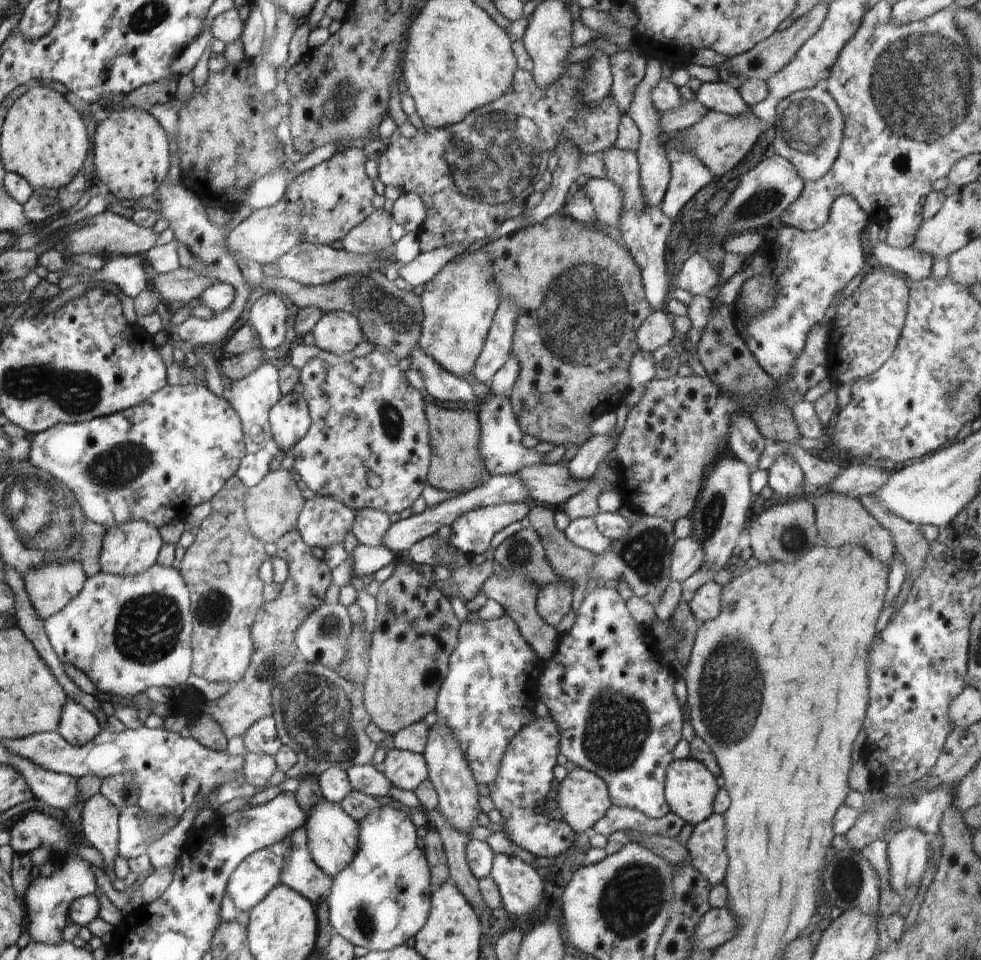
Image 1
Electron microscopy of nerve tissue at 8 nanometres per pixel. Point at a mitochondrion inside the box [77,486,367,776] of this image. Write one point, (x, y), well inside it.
(316, 715)

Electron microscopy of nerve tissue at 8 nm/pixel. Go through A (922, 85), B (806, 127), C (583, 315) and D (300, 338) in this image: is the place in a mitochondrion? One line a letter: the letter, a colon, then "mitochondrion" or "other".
A: mitochondrion
B: mitochondrion
C: mitochondrion
D: other

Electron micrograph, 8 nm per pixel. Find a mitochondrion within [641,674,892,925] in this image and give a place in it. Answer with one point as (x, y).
(846, 876)

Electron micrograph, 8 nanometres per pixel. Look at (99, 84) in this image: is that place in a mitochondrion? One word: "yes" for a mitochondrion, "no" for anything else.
no

